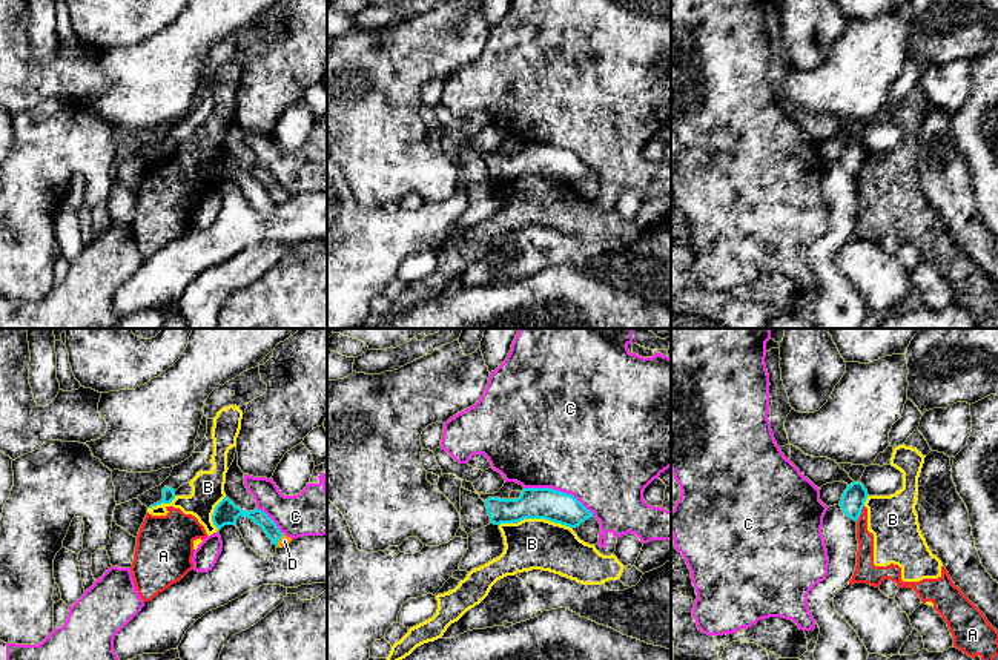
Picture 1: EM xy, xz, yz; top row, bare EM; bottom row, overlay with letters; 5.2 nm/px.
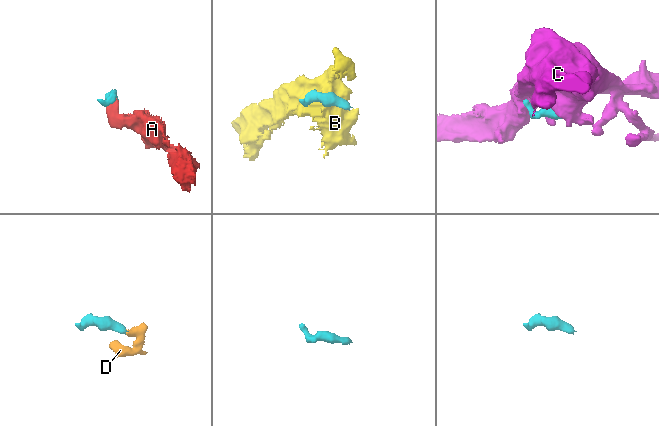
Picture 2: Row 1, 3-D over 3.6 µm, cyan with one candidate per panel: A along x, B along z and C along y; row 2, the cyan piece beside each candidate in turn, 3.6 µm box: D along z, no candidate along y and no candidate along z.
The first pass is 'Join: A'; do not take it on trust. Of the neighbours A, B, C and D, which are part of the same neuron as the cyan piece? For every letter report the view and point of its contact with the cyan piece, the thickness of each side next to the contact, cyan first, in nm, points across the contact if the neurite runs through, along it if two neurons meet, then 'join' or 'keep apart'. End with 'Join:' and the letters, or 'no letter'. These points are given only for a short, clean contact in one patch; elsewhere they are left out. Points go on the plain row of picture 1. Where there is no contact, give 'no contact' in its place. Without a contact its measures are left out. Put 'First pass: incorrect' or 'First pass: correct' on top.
First pass: incorrect
A: meets cyan in yz at (860, 169); 130 nm thick on the cyan side, 100 nm on the other; border along yz (863, 161), (855, 177); keep apart
B: meets cyan in xz at (545, 175); 170 nm thick on the cyan side, 280 nm on the other; border along xz (518, 177), (548, 175), (571, 184); keep apart
C: meets cyan in xz at (559, 148); 170 nm thick on the cyan side, 500 nm on the other; keep apart
D: meets cyan in xy at (278, 195); 80 nm thick on the cyan side, 60 nm on the other; runs through xy (260, 174), (278, 195), (284, 197); join
Join: D

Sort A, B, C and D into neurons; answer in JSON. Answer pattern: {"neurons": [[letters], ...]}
{"neurons": [["A", "B"], ["C"], ["D"]]}

